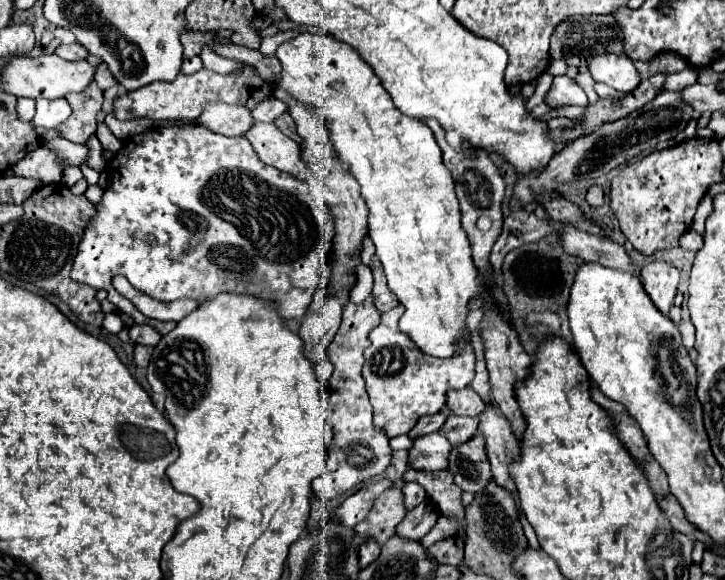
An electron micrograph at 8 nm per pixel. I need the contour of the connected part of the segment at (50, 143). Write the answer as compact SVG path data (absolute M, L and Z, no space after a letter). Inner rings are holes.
M54 138L54 140L44 140L42 146L58 156L58 162L62 168L68 166L80 166L88 158L88 146L86 144L72 144L64 138Z

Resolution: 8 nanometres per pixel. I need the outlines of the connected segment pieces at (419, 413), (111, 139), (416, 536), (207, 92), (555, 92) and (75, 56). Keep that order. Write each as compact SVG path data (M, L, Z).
M402 306L382 314L382 322L374 328L370 338L370 348L364 352L364 380L370 396L370 404L374 406L374 428L382 430L388 438L408 434L418 418L436 414L446 404L448 390L462 390L470 386L474 378L474 352L466 350L458 358L430 358L420 350L410 346L406 334L398 330L398 318L402 316Z
M98 122L96 135L103 149L113 154L117 153L123 146L123 143L112 134L104 122Z
M426 500L422 502L422 506L416 506L404 516L404 520L396 526L396 536L406 540L420 540L432 530L438 516L440 516L440 510L436 508L436 504Z
M244 66L240 74L222 76L212 70L200 70L190 76L178 74L174 82L154 82L142 86L138 90L126 92L114 98L114 116L118 120L134 120L134 118L150 118L150 120L194 120L202 112L204 102L226 102L226 104L242 104L252 110L262 100L270 98L272 84L262 80L252 66Z
M556 76L552 82L552 88L548 90L544 102L548 106L564 106L564 104L576 104L576 106L586 106L588 98L584 90L568 76Z
M72 42L72 44L60 44L56 50L54 50L60 58L66 58L66 60L84 60L88 56L88 50L78 44L78 42Z

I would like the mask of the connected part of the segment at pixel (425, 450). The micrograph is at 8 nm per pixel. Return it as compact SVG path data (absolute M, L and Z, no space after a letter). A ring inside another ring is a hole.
M440 432L428 434L426 438L418 438L418 442L412 444L408 450L408 464L414 470L424 472L438 472L448 468L448 456L450 456L452 444L446 436Z

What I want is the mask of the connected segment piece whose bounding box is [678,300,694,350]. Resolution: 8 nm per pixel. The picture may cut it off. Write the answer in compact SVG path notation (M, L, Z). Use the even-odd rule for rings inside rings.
M686 300L682 304L682 322L678 324L678 330L682 334L682 344L690 350L694 346L694 326L690 322L690 316L688 316L688 308L686 308Z

